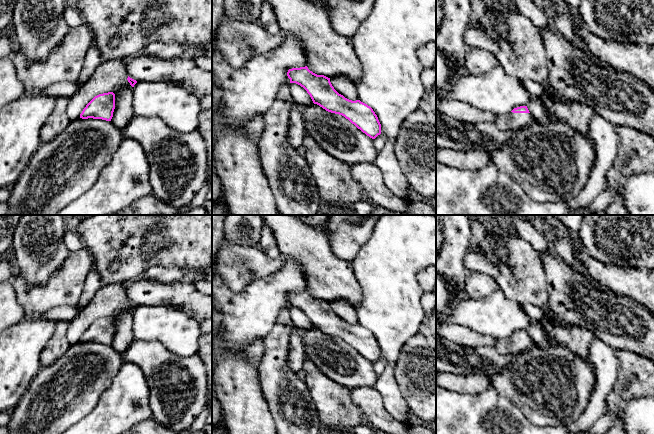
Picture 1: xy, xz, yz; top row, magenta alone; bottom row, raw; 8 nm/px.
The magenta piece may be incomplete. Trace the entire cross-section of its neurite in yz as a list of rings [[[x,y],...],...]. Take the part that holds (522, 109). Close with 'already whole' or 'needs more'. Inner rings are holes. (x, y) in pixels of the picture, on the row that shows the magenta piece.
[[[527,106],[514,108],[510,113],[496,117],[495,124],[502,131],[515,130],[524,128],[533,119]]]; needs more

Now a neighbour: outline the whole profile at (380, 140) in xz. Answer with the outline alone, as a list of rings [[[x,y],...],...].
[[[380,134],[375,139],[373,139],[374,146],[378,153],[382,150],[383,146],[386,143],[386,140],[387,138],[384,134]]]

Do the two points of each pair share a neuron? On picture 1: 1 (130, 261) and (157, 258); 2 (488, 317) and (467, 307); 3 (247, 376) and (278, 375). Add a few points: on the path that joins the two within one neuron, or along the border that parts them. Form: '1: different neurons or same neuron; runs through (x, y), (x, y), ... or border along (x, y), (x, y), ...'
1: same neuron; runs through (137, 258), (150, 258)
2: same neuron; runs through (483, 315), (472, 312)
3: different neurons; border along (256, 366), (259, 385), (264, 399)

